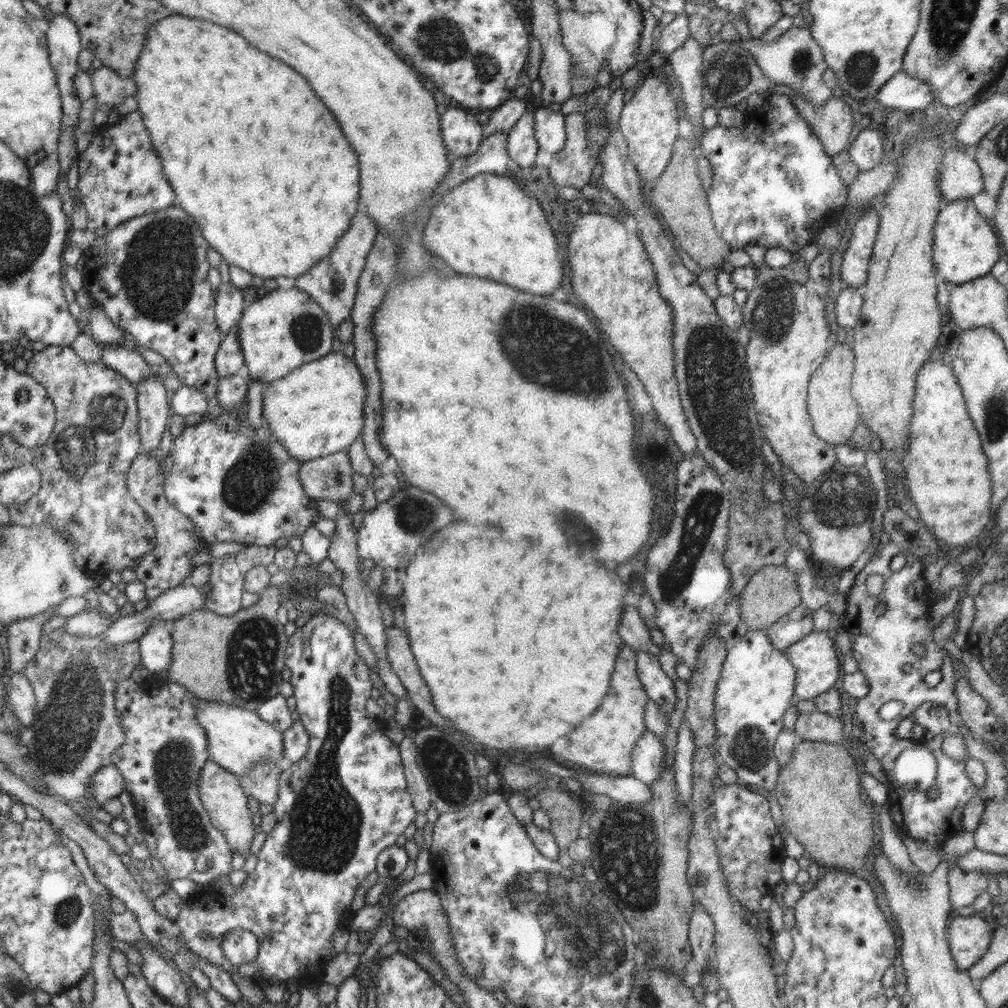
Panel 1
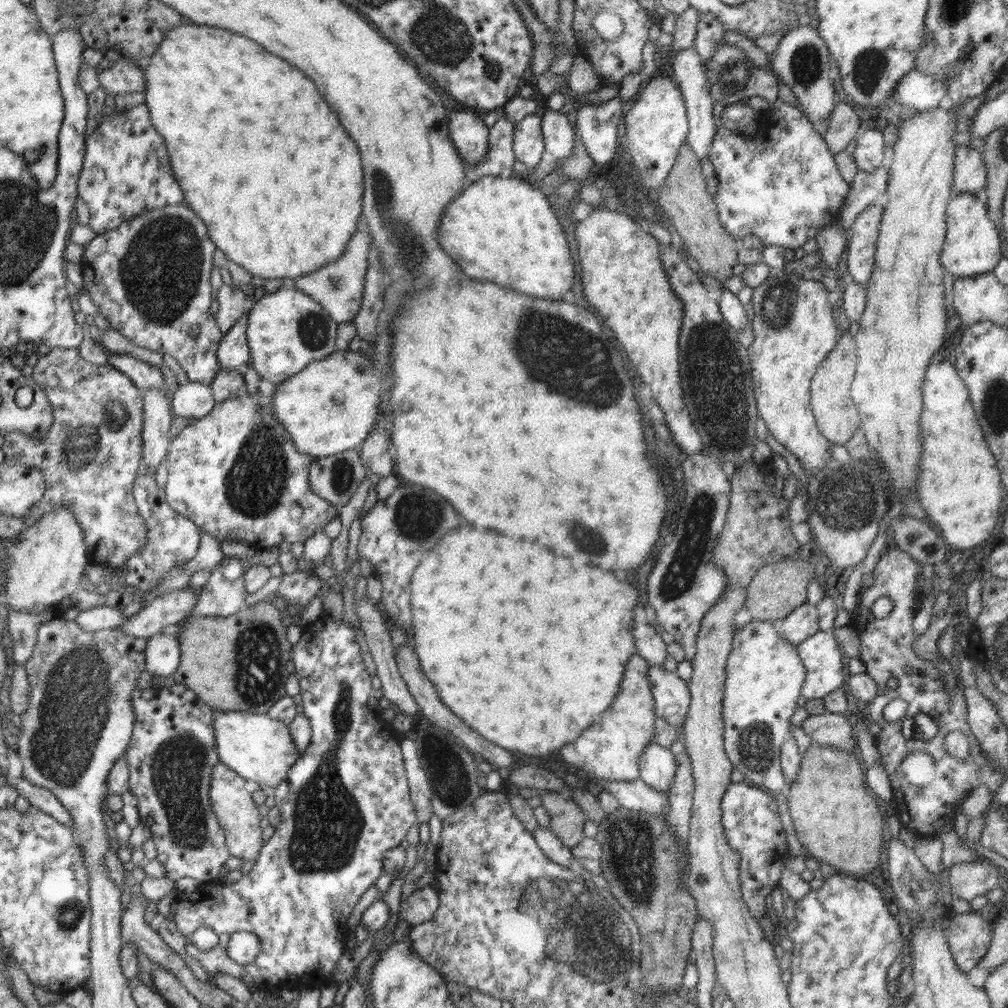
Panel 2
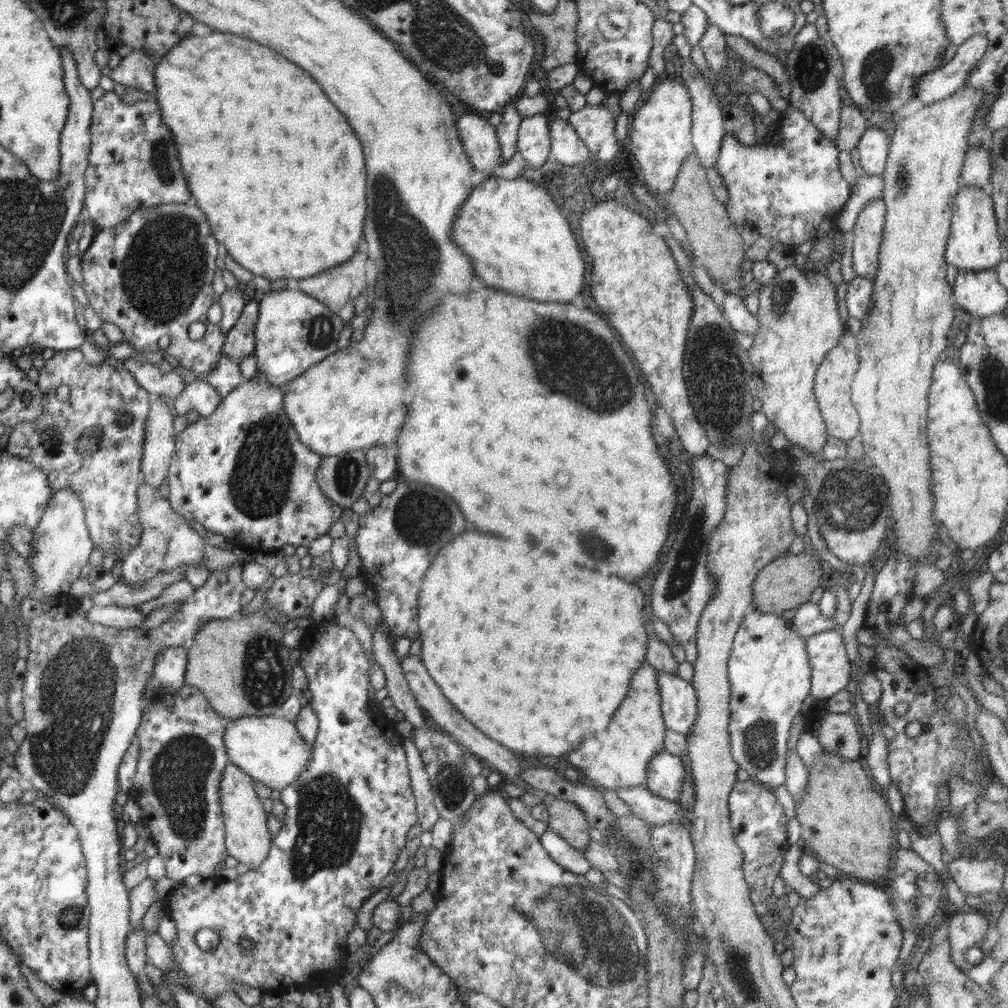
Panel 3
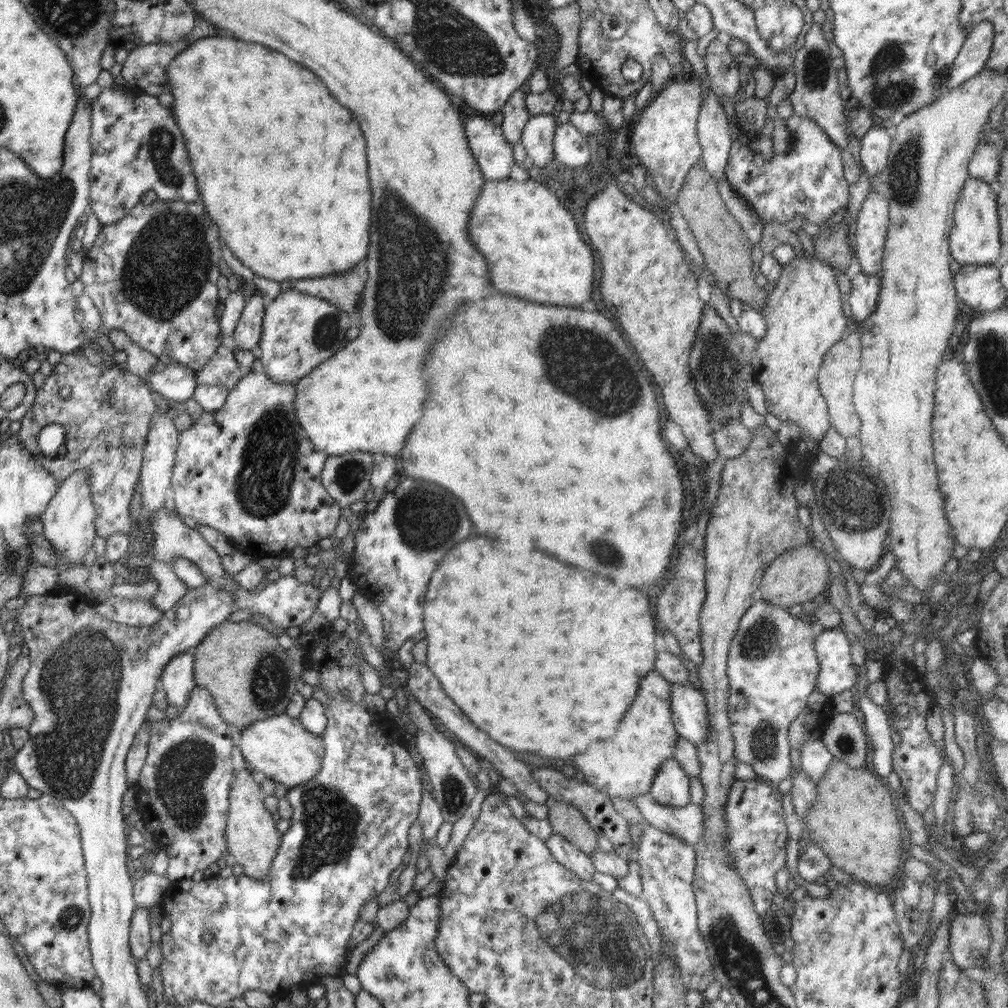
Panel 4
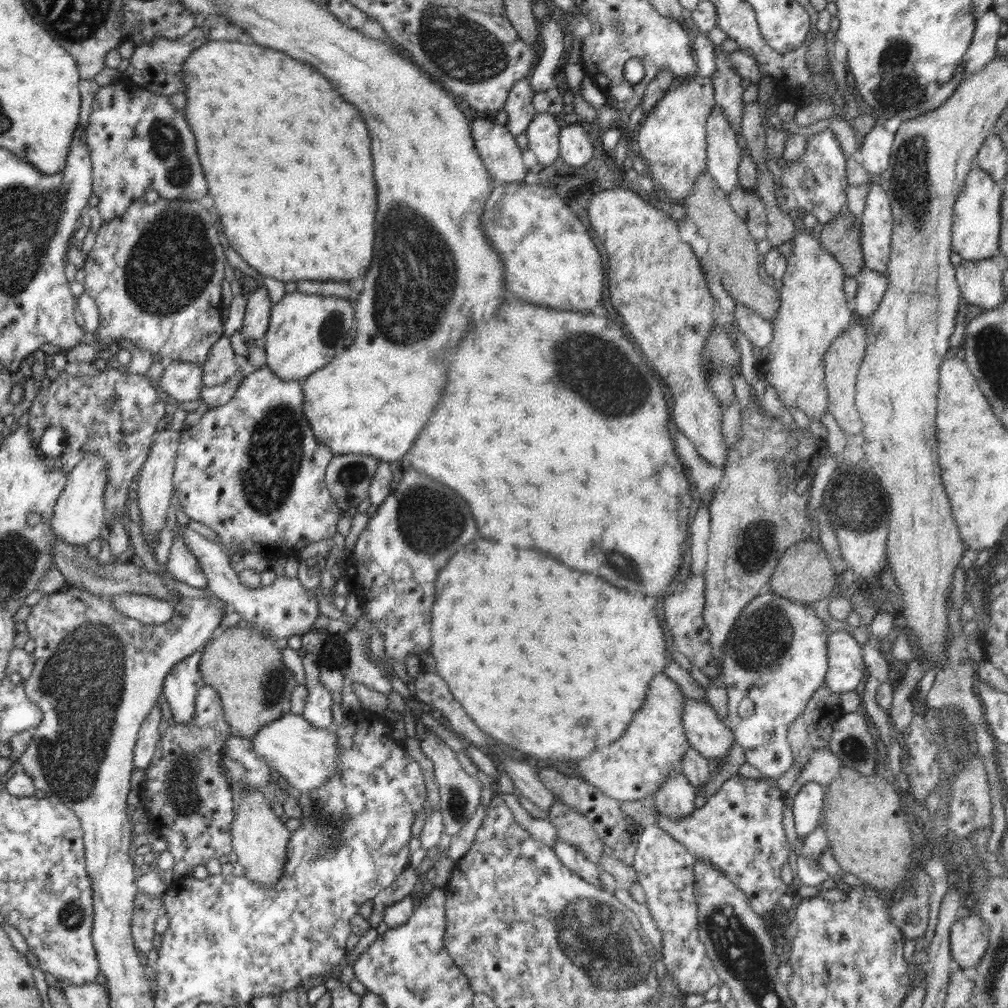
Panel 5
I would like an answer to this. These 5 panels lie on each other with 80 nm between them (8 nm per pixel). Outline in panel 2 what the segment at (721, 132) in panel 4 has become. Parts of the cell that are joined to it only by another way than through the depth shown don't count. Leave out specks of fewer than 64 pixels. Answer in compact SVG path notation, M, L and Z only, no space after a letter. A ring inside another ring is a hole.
M680 49L672 53L671 58L673 76L678 82L678 88L683 94L686 111L688 112L689 133L687 134L687 143L700 160L708 159L714 133L720 126L719 121L714 119L713 116L714 102L708 92L708 79L706 78L704 67L700 64L701 59L695 49Z

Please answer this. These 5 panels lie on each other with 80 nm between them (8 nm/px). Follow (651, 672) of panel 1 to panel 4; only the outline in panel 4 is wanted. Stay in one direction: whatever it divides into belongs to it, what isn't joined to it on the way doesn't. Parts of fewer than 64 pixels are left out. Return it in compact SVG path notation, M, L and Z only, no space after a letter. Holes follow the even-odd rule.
M671 683L669 701L672 724L679 736L695 746L707 741L709 724L704 695L692 685Z

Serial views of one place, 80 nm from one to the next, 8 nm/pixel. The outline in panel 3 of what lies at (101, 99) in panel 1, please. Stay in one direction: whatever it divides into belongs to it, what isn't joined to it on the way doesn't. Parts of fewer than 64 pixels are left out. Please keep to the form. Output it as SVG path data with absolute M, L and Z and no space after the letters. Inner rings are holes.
M144 50L132 51L122 57L108 76L116 83L118 90L130 86L150 93L155 90L155 66L159 60Z

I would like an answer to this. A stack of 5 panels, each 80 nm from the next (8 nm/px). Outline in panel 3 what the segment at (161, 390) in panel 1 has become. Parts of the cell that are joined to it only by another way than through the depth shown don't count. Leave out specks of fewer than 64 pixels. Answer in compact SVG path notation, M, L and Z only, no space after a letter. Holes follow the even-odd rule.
M160 399L152 402L145 422L141 469L145 482L158 492L174 456L176 435L166 403Z

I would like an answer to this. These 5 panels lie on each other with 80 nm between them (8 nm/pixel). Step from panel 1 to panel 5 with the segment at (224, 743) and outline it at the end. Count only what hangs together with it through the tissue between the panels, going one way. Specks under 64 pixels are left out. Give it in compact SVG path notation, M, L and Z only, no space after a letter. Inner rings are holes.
M291 712L263 726L250 738L251 749L269 766L281 774L281 779L293 792L311 791L326 786L326 781L339 773L339 746L335 731L316 728L302 715Z

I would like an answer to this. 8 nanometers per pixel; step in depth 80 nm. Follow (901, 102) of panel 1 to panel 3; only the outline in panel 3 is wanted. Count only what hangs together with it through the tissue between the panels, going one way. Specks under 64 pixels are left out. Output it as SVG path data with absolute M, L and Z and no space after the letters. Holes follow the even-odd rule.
M976 34L965 40L946 64L923 74L915 84L915 94L924 105L948 98L965 84L988 46L987 34Z

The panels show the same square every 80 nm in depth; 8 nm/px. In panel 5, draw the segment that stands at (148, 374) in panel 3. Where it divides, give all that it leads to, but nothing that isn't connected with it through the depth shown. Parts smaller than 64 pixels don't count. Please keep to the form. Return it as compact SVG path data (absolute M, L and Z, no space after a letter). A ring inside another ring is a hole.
M172 362L165 368L162 378L159 379L160 389L170 395L178 404L191 400L199 401L204 365L188 362Z

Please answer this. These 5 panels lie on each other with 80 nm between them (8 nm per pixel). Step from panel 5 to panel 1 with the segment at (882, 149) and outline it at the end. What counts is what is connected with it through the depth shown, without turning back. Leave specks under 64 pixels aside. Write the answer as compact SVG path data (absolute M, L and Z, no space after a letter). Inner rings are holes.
M874 130L860 132L854 142L847 149L851 159L856 163L860 171L874 168L883 157L882 133Z

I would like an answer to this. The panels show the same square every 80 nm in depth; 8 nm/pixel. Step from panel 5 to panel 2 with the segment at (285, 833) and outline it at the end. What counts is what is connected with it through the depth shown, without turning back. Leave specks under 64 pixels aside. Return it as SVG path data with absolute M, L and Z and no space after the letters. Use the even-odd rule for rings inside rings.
M220 762L212 767L212 776L209 780L210 807L216 815L218 824L224 830L225 844L231 856L240 858L243 862L255 863L260 858L263 843L263 828L260 812L252 799L252 794L245 788L246 779L236 774L231 768Z

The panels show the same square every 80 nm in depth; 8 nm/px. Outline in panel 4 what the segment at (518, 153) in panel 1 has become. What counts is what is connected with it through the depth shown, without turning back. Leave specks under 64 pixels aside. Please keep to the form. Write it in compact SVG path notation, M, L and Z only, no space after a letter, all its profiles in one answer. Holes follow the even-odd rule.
M556 114L532 115L522 129L522 146L532 158L534 166L546 166L555 160L554 131L558 121Z

